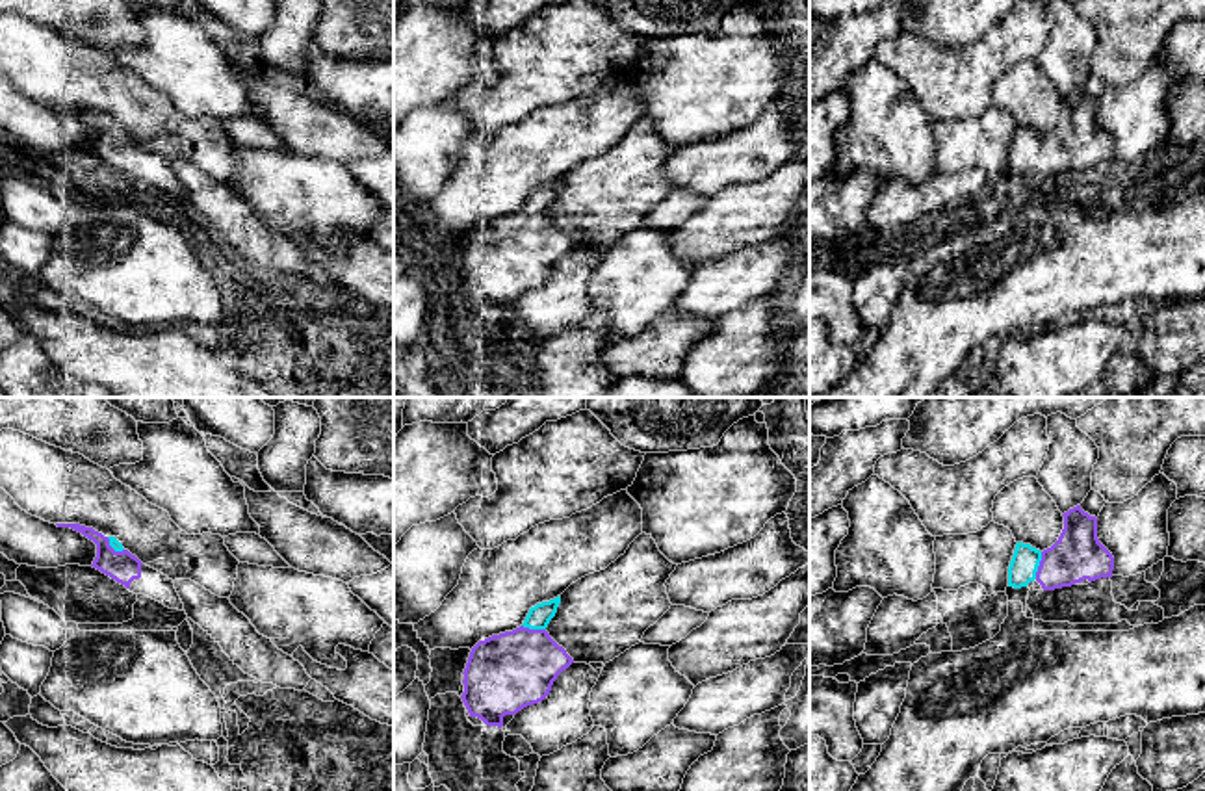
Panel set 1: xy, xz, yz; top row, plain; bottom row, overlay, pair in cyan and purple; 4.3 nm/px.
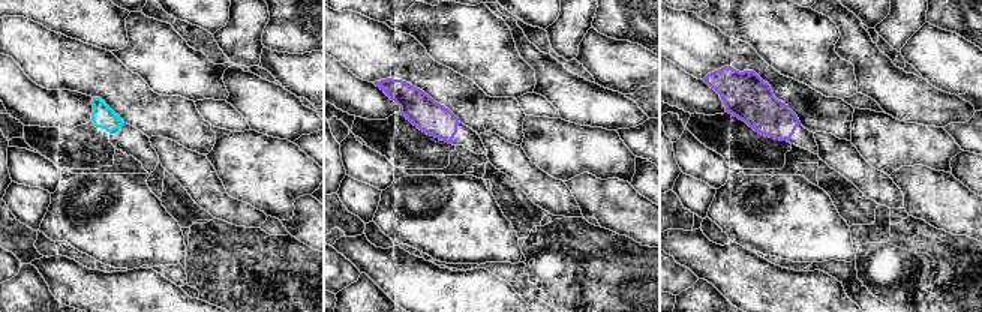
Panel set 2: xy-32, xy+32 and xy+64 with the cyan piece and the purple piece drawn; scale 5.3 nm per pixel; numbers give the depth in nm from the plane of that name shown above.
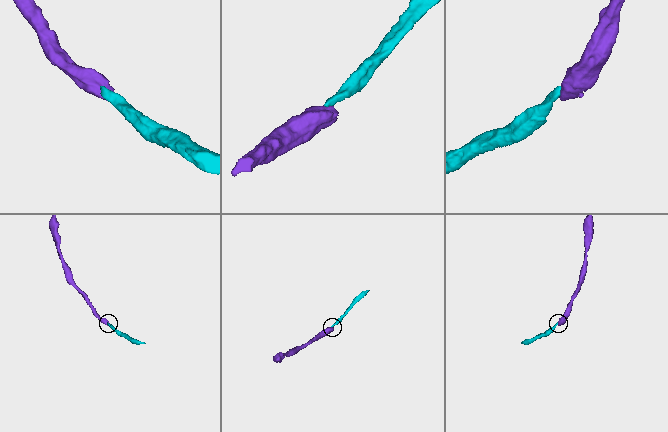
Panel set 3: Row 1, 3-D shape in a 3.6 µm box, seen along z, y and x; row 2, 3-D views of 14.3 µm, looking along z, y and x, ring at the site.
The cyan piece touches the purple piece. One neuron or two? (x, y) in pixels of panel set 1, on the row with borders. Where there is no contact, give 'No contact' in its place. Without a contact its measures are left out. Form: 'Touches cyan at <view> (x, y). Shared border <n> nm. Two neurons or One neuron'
Touches cyan at yz (1038, 565). Shared border 120 nm. One neuron

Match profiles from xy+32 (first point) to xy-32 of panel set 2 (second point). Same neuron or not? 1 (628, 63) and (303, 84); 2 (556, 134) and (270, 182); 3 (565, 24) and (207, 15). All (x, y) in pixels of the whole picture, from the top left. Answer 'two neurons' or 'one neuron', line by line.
1: one neuron
2: one neuron
3: two neurons

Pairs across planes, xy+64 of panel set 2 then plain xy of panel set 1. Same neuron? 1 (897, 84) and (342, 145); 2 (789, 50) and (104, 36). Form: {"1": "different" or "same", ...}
{"1": "same", "2": "different"}

